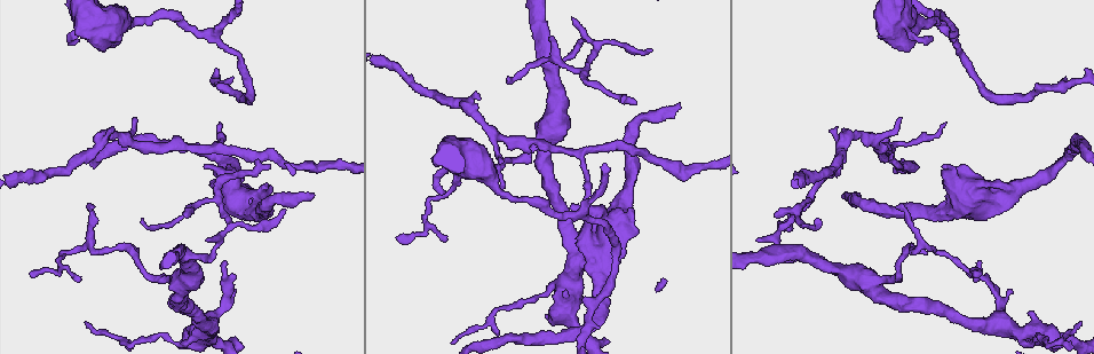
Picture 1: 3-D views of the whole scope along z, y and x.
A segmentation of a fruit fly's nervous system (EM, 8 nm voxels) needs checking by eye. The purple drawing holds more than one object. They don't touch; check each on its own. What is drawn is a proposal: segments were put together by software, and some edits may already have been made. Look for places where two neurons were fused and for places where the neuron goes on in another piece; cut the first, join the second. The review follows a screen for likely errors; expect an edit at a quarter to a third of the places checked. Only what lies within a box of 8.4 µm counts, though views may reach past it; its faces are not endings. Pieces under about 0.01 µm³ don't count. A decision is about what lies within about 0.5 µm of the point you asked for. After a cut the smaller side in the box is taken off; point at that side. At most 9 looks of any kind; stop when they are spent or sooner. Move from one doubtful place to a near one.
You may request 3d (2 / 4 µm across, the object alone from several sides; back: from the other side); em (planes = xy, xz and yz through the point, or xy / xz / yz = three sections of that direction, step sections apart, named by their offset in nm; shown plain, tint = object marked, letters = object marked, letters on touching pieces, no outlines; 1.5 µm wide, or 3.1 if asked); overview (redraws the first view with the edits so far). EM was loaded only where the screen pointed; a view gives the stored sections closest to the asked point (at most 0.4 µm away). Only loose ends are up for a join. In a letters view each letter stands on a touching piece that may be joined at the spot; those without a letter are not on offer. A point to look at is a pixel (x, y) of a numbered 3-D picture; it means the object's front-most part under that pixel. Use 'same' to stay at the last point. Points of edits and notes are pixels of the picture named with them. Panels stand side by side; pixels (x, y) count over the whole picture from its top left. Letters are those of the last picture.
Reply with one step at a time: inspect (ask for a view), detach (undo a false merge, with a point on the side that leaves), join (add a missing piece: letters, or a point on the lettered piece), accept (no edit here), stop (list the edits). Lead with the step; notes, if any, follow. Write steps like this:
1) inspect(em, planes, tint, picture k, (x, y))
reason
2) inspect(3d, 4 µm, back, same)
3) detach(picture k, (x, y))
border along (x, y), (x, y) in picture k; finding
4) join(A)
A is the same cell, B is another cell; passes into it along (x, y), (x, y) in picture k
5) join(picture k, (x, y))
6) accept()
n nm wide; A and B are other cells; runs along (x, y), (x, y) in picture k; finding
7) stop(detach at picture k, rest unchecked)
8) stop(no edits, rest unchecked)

inspect(3d, 4 µm, back, picture 1, (91, 209))

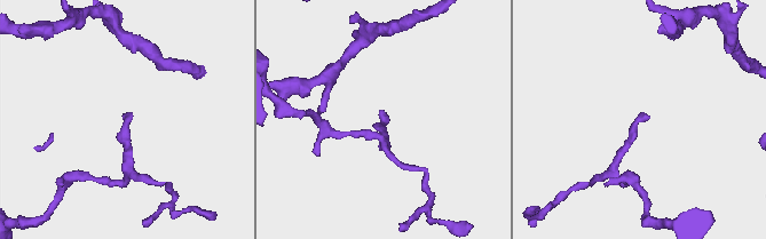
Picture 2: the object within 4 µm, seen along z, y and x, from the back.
inspect(em, planes, plain, picture 2, (647, 118))
now the EM

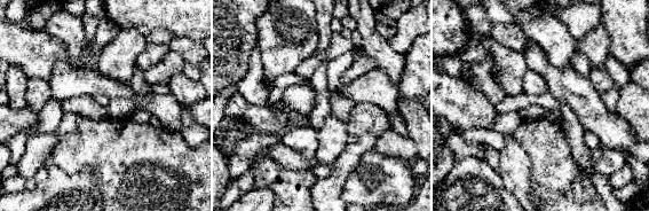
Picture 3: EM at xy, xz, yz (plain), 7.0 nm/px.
inspect(em, planes, letters, same)

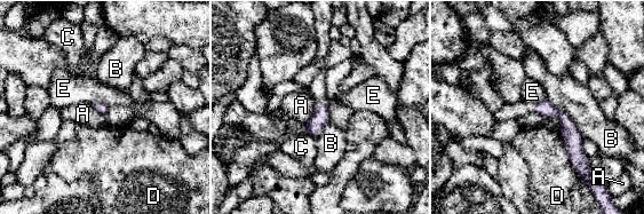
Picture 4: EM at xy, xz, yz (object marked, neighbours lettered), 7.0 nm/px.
accept()
B touches over 380 nm; A, B, C, D and E are other cells; none of them fits

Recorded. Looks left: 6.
inspect(em, planes, tint, picture 1, (79, 277))
an open end

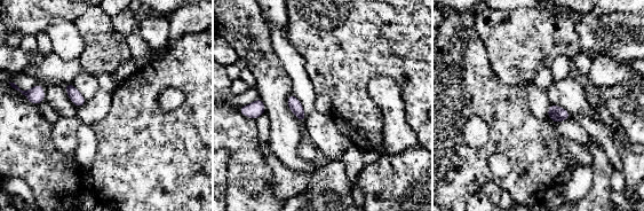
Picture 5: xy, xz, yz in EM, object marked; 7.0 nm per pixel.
inspect(em, planes, letters, same)

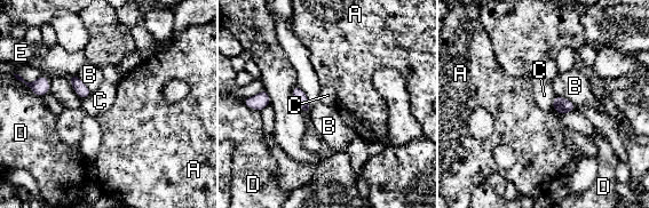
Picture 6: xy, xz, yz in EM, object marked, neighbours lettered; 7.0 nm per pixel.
accept()
A, B, C, D and E are other cells; border along (298, 85), (309, 104), (307, 114) in picture 6; no lettered piece goes on from it

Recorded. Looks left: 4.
inspect(em, xy, step 4, letters, picture 1, (439, 193))
branch stops here

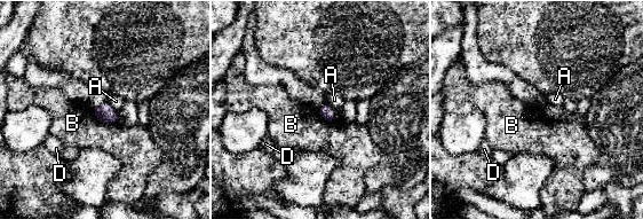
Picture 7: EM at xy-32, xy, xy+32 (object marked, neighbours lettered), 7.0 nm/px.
inspect(em, planes, letters, same)
another direction

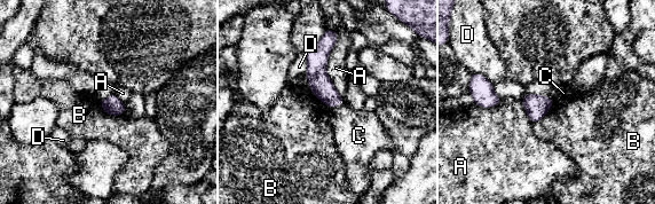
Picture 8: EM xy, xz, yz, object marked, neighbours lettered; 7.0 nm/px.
accept()
A, B, C and D are other cells; border along (99, 101), (108, 114), (125, 112) in picture 8; none of them fits

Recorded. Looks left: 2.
stop(no edits, rest unchecked)

